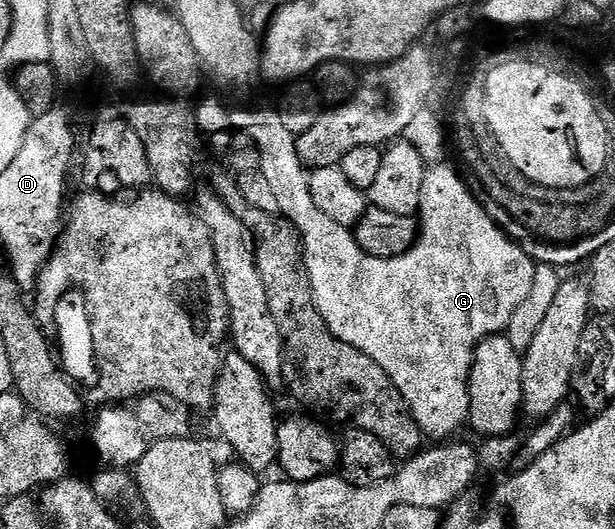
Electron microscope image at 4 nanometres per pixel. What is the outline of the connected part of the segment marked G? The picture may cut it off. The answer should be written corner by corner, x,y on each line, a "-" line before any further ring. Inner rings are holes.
252,96
246,97
244,104
248,108
235,109
233,107
231,109
231,127
250,137
253,144
256,145
260,155
258,171
266,178
270,190
274,190
274,202
279,215
300,234
304,249
304,268
308,271
308,285
312,287
312,301
315,302
318,314
324,320
324,325
342,342
354,346
359,352
370,357
375,364
382,366
382,370
392,380
392,385
402,394
406,406
411,410
412,417
416,420
416,425
420,427
420,431
425,437
433,436
436,439
433,441
436,442
444,442
449,438
455,437
452,435
460,427
465,427
468,424
468,411
470,410
468,379
470,378
472,356
476,353
476,347
486,338
507,333
510,318
514,318
514,310
518,310
518,306
522,306
522,302
526,302
526,298
530,298
530,290
536,281
537,265
535,263
532,264
531,258
488,217
487,210
472,197
471,190
460,181
459,174
454,169
447,168
448,164
444,162
429,167
424,173
418,207
418,235
412,248
394,258
367,256
361,248
356,247
356,237
345,225
334,222
334,218
326,218
326,214
322,214
322,210
318,210
318,206
314,206
314,200
310,198
310,190
308,189
309,173
306,171
303,162
300,161
300,155
296,149
296,137
290,134
290,130
286,130
279,111
275,107
252,108
256,104
256,100

